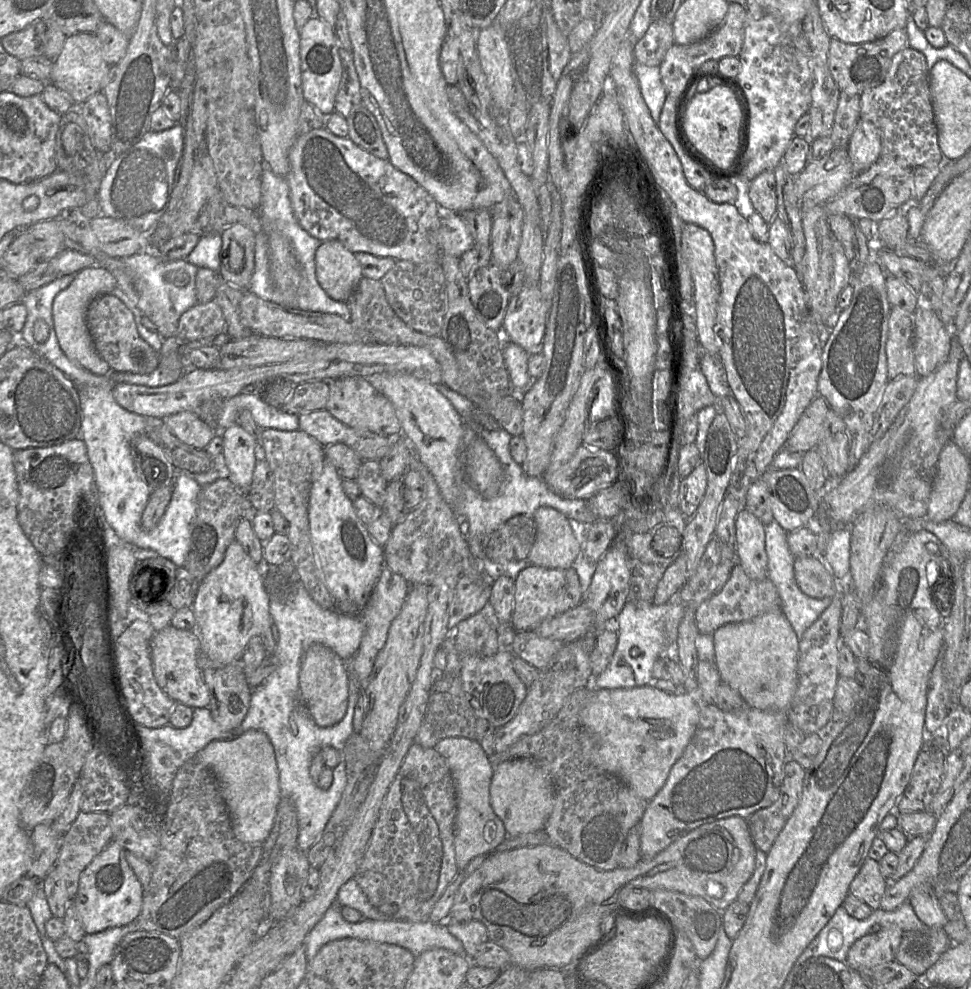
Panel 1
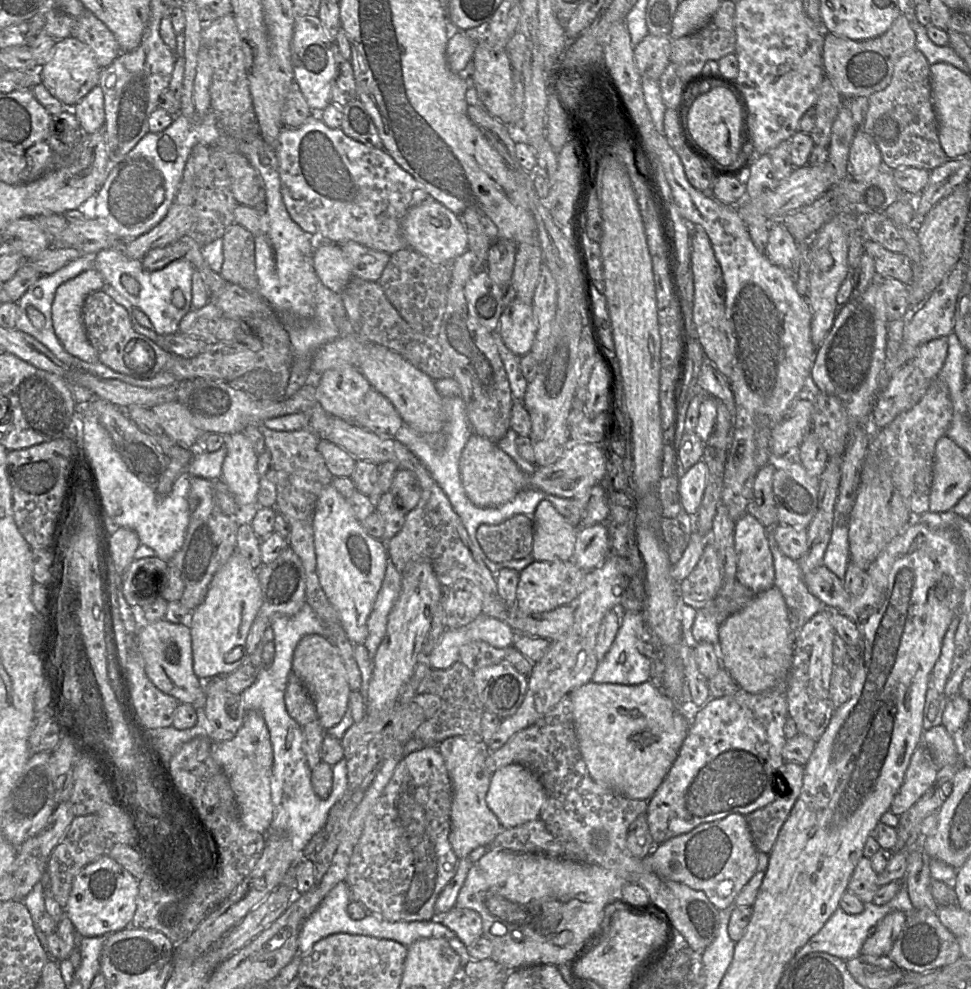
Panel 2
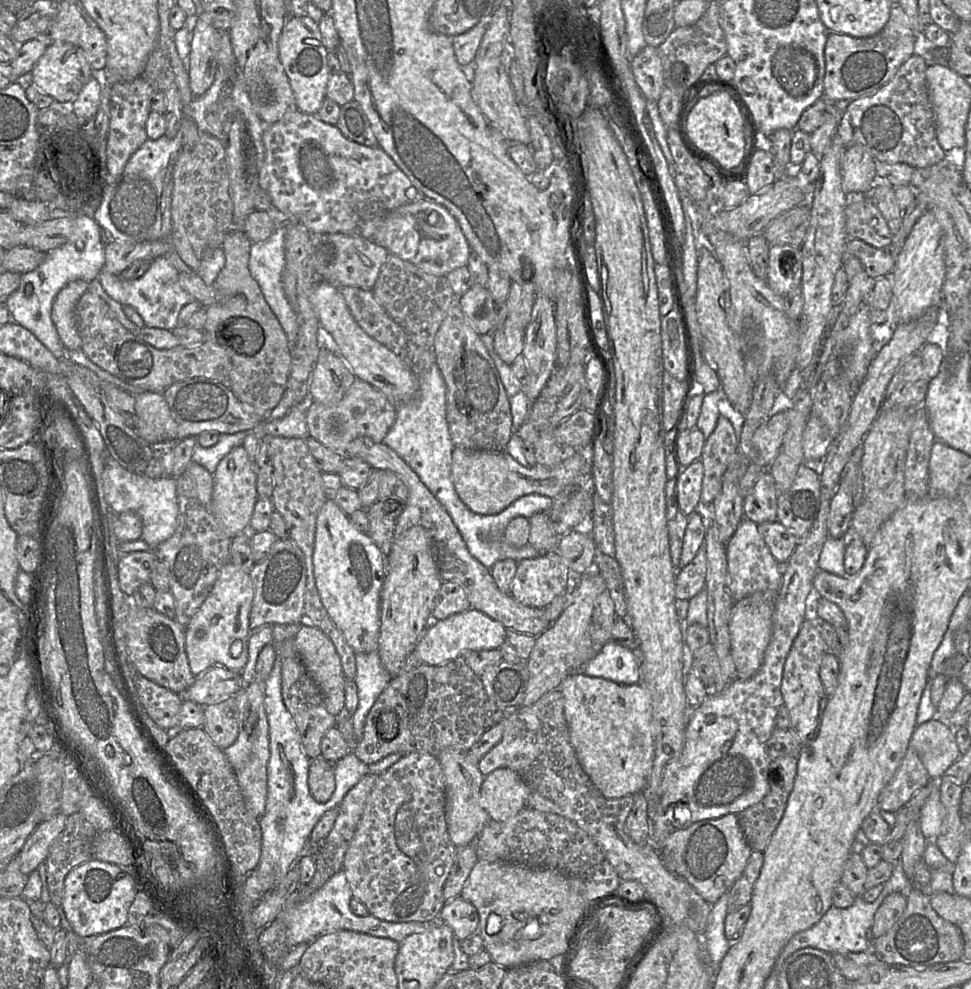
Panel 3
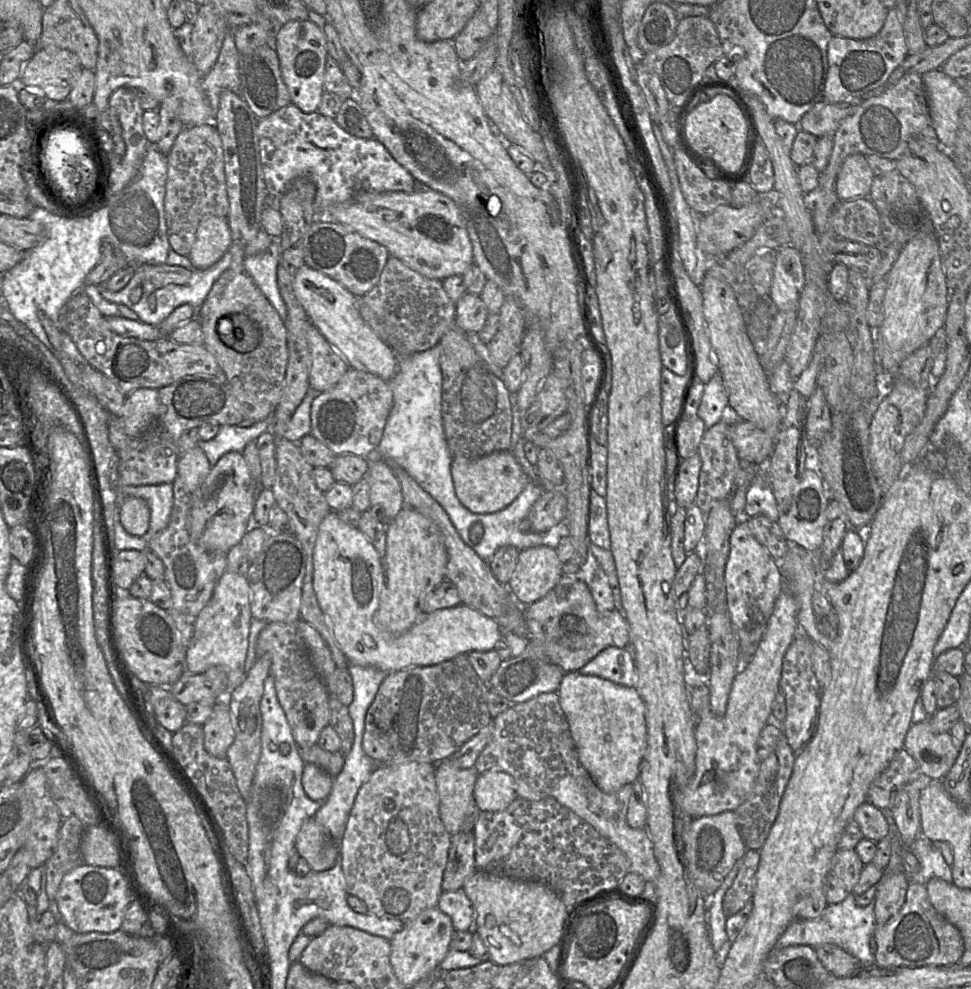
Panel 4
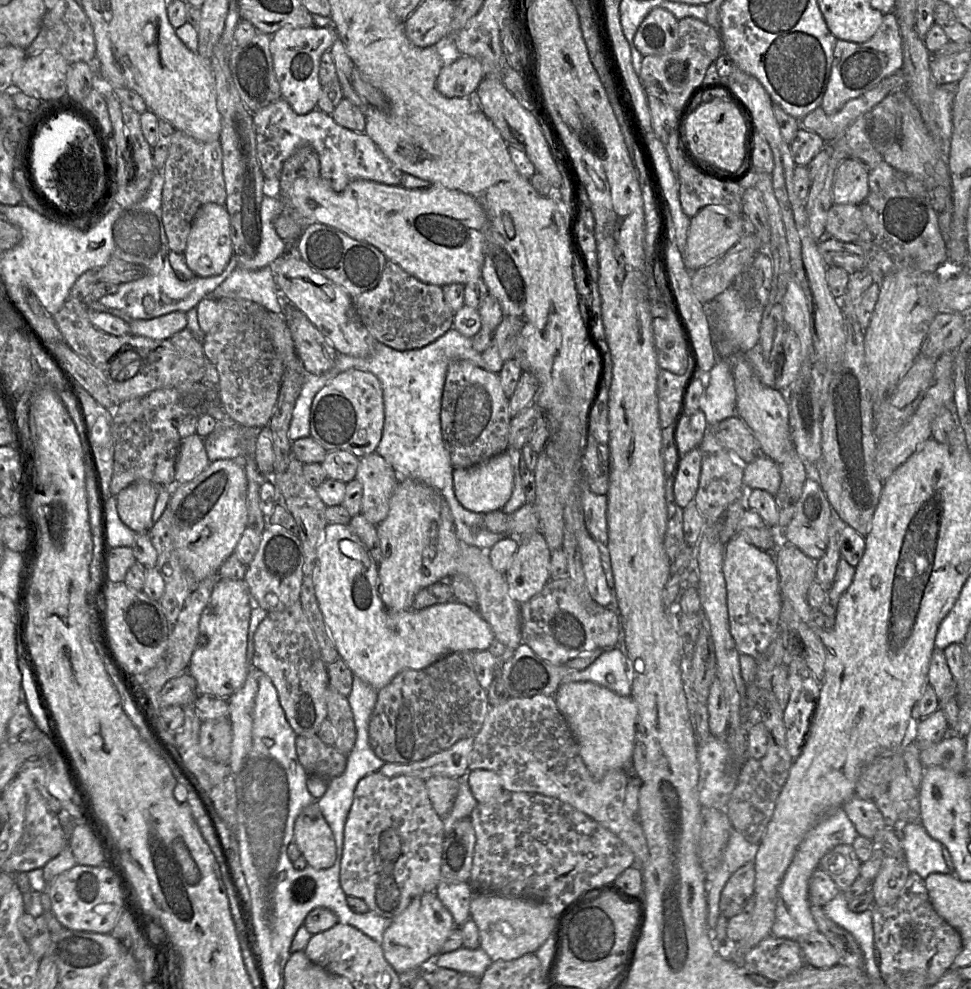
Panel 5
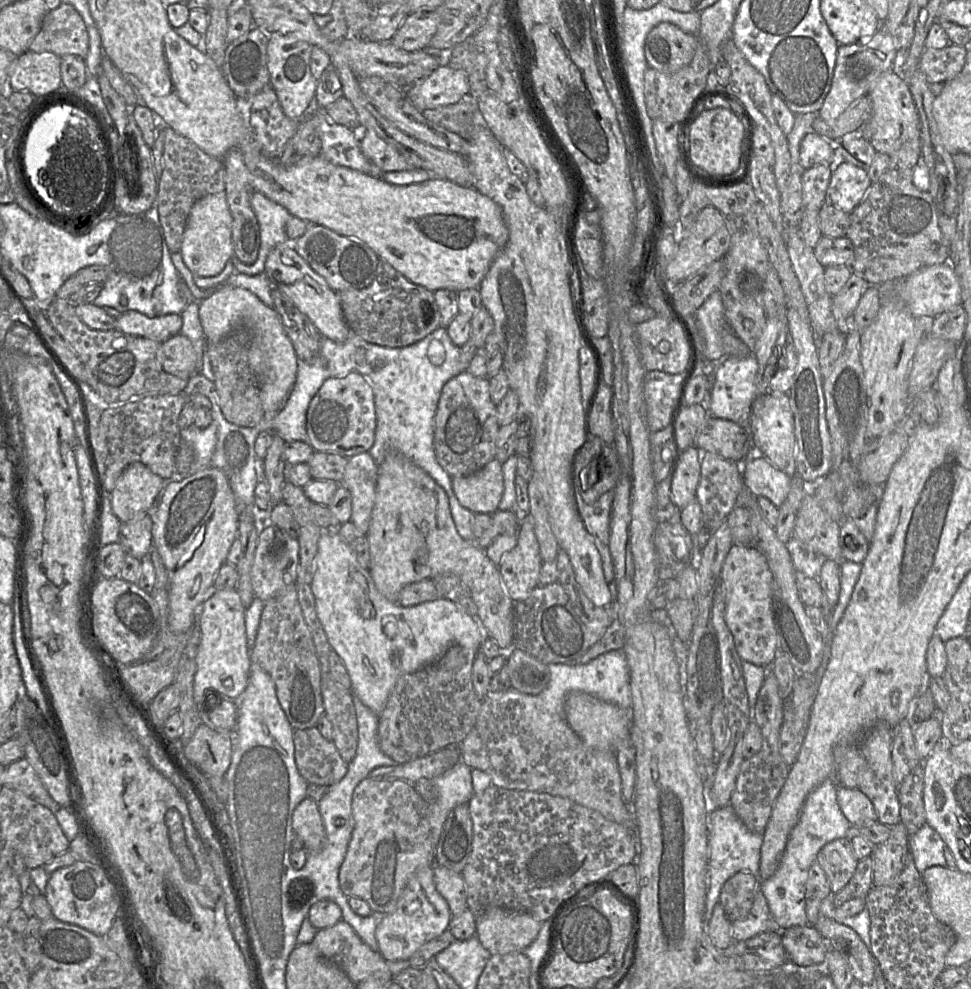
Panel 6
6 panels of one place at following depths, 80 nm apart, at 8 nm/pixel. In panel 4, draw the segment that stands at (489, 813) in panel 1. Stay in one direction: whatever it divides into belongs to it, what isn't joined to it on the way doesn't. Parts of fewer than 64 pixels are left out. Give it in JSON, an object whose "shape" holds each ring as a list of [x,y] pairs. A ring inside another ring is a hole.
{"shape":[[[450,759],[442,760],[436,765],[440,818],[450,835],[461,831],[465,821],[474,812],[480,811],[473,794],[478,775],[474,766],[459,768]]]}

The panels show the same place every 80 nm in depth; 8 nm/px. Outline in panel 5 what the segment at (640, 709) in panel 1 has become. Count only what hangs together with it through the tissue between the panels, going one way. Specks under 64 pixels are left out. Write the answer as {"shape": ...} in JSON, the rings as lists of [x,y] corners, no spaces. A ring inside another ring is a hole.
{"shape":[[[569,682],[561,684],[553,697],[595,779],[601,779],[610,770],[623,769],[632,762],[638,709],[631,696],[620,696],[593,682]]]}

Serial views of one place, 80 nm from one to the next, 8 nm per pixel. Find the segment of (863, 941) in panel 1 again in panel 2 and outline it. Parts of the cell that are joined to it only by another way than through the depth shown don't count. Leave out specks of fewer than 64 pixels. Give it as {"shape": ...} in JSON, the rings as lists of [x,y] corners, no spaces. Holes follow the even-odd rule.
{"shape":[[[894,911],[887,914],[877,925],[874,934],[868,937],[861,955],[887,956],[906,921],[905,913]]]}

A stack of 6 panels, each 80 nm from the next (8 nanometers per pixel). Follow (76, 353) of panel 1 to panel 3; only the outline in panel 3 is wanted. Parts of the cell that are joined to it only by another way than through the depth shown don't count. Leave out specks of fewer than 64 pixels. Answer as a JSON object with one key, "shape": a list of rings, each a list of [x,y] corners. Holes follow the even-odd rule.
{"shape":[[[85,280],[71,281],[58,292],[53,302],[51,318],[67,350],[81,350],[75,307],[80,297],[88,290],[88,285],[89,282]]]}

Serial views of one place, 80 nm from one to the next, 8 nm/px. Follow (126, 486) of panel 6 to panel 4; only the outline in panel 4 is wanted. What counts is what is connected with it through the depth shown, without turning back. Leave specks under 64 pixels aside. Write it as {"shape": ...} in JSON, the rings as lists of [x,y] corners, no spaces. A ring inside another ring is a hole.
{"shape":[[[128,497],[118,508],[120,523],[133,536],[146,536],[149,528],[150,509],[142,498]]]}

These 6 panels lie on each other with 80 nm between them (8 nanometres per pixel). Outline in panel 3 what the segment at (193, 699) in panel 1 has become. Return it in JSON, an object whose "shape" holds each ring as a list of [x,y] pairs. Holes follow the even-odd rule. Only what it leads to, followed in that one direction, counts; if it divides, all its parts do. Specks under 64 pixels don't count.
{"shape":[[[131,606],[125,622],[125,641],[129,657],[137,672],[148,680],[181,694],[195,681],[186,649],[185,629],[175,621],[152,609]]]}

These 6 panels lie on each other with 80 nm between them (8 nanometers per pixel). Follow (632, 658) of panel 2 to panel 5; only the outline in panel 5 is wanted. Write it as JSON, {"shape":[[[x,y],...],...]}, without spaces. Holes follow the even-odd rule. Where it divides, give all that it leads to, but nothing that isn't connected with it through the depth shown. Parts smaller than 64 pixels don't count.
{"shape":[[[618,647],[603,652],[583,670],[565,665],[561,684],[569,682],[593,682],[620,696],[631,696],[628,660]]]}

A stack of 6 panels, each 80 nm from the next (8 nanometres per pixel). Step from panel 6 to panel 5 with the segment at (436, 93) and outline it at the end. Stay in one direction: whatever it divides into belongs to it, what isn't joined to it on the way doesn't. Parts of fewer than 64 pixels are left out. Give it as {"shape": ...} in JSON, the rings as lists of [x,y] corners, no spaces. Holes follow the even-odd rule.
{"shape":[[[461,56],[442,68],[436,80],[436,88],[447,98],[462,98],[476,92],[485,76],[479,60]]]}

